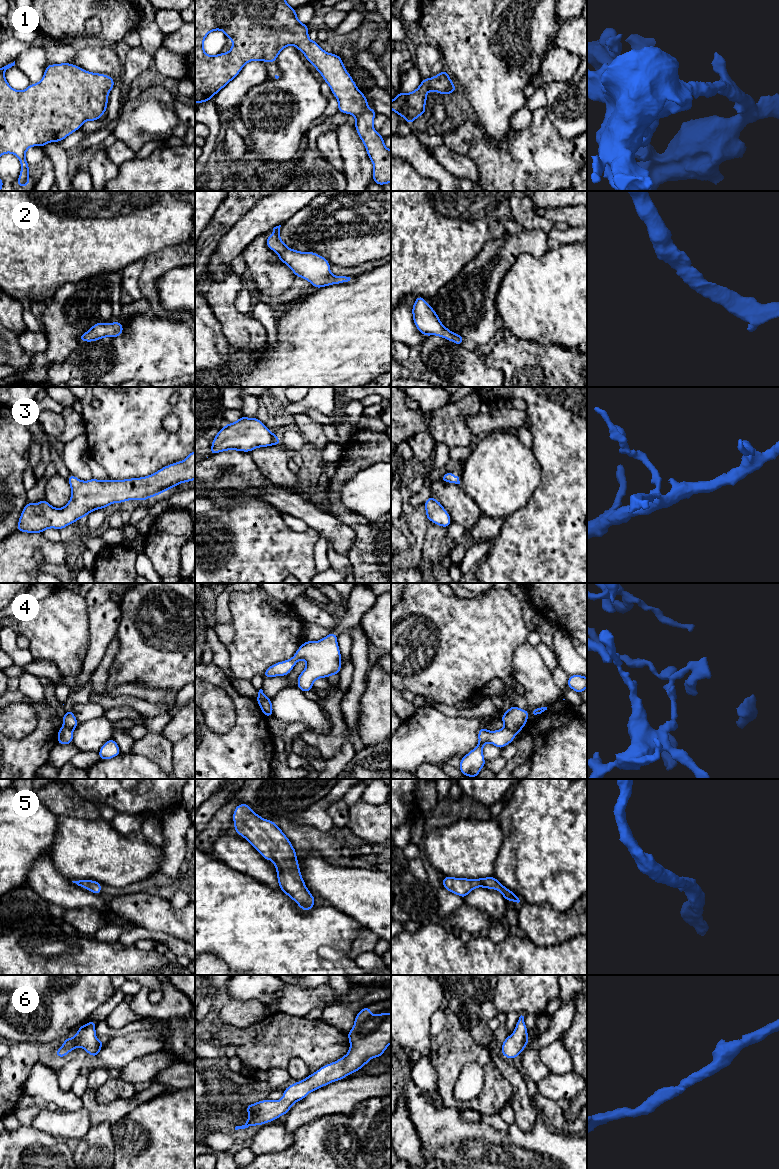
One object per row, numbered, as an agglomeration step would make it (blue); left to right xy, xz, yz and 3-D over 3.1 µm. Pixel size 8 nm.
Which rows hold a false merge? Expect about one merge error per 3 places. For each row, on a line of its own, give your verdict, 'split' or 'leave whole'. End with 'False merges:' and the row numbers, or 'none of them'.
1: leave whole
2: leave whole
3: leave whole
4: split
5: leave whole
6: leave whole
False merges: 4

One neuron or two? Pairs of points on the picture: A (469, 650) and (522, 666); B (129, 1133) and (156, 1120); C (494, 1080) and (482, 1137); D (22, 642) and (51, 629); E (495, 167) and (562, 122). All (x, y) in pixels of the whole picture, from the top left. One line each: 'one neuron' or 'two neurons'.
A: two neurons
B: one neuron
C: two neurons
D: two neurons
E: two neurons

